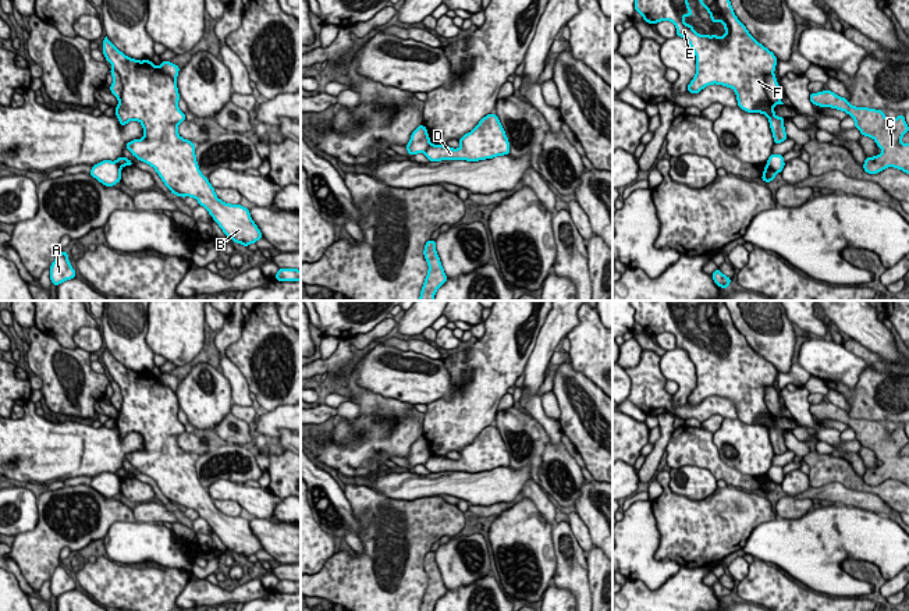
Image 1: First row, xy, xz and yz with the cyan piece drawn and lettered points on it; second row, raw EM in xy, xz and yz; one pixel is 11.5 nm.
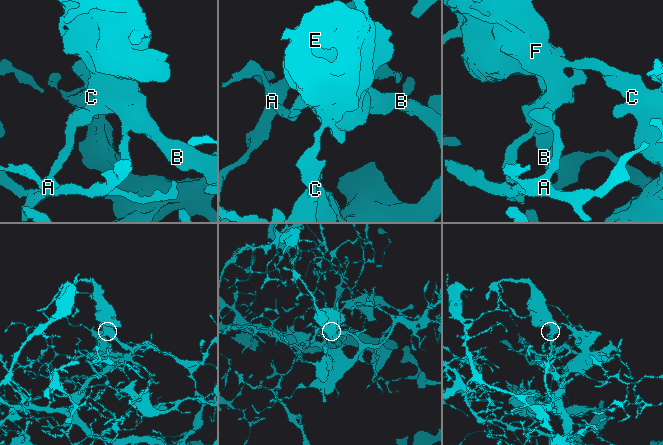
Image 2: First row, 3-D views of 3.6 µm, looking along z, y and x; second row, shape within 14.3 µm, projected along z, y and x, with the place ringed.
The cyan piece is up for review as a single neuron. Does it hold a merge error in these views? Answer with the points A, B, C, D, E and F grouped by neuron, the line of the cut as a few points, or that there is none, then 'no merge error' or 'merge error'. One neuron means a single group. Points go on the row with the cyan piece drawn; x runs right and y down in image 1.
A / B C D E F; cut in yz along (767, 163), (776, 173); merge error

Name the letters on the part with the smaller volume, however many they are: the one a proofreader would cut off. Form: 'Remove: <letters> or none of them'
Remove: A

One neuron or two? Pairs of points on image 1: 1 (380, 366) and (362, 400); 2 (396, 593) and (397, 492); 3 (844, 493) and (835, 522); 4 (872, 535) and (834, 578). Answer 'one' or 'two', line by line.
1: two
2: two
3: two
4: one

